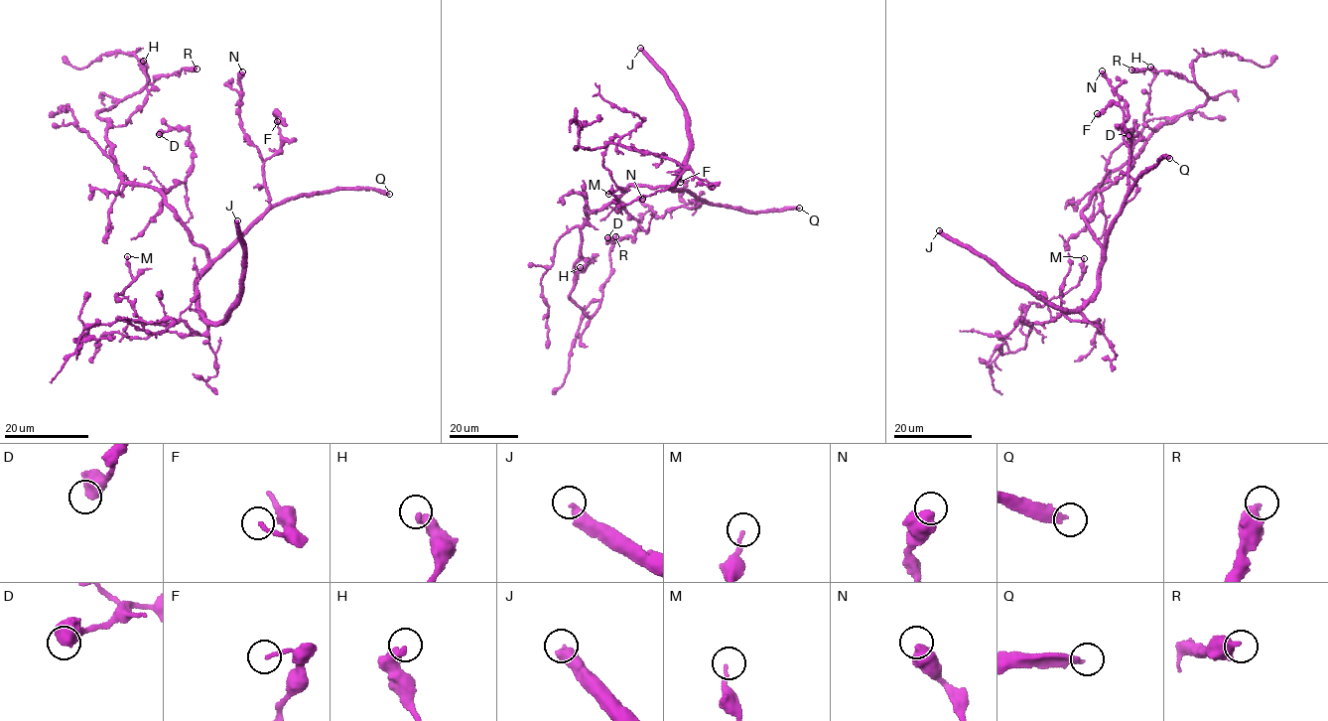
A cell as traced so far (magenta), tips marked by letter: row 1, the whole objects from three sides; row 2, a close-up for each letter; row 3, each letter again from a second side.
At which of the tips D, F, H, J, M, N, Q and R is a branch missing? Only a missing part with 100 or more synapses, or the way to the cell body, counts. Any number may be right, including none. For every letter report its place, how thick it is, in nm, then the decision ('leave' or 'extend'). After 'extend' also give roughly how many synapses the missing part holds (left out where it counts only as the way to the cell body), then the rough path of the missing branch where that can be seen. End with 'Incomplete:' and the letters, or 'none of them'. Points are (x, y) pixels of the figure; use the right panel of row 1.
D: at (1128, 135); 500 nm thick; leave
F: at (1097, 113); 180 nm thick; leave
H: at (1150, 67); 320 nm thick; leave
J: at (939, 230); 440 nm thick; extend; about 2000 synapses
M: at (1084, 258); 160 nm thick; leave
N: at (1102, 71); 650 nm thick; leave
Q: at (1169, 158); 340 nm thick; extend; about 600 synapses; missing branch runs (1169, 158), (1217, 176), (1220, 125), (1314, 57), (1310, 22), (1271, 21)
R: at (1131, 70); 480 nm thick; leave
Incomplete: J, Q

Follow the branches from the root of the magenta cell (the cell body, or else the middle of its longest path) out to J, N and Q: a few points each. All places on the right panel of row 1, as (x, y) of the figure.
J: (1088, 204), (1083, 216), (1103, 258), (1097, 290), (1074, 310), (1054, 309), (939, 230)
N: (1088, 204), (1085, 222), (1105, 248), (1128, 189), (1129, 146), (1123, 131), (1126, 102), (1102, 71)
Q: (1088, 204), (1083, 212), (1085, 222), (1100, 246), (1105, 248), (1114, 218), (1129, 188), (1161, 158), (1169, 158)

